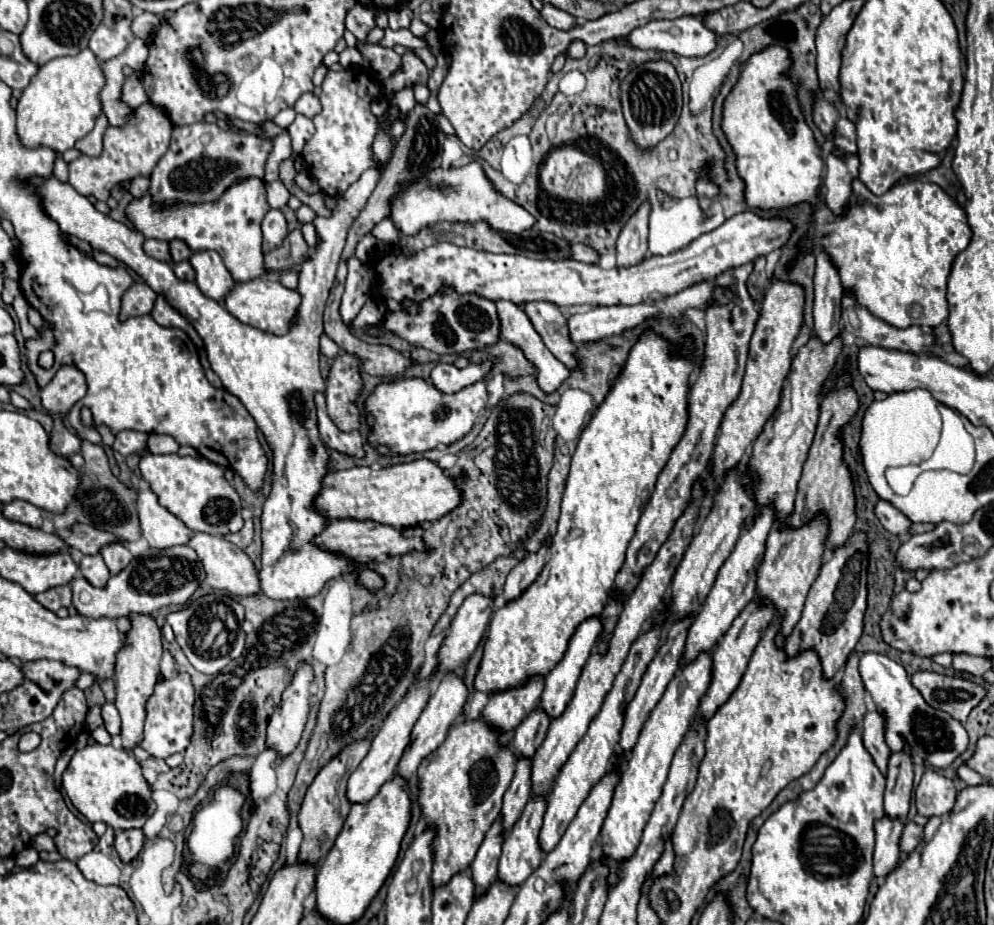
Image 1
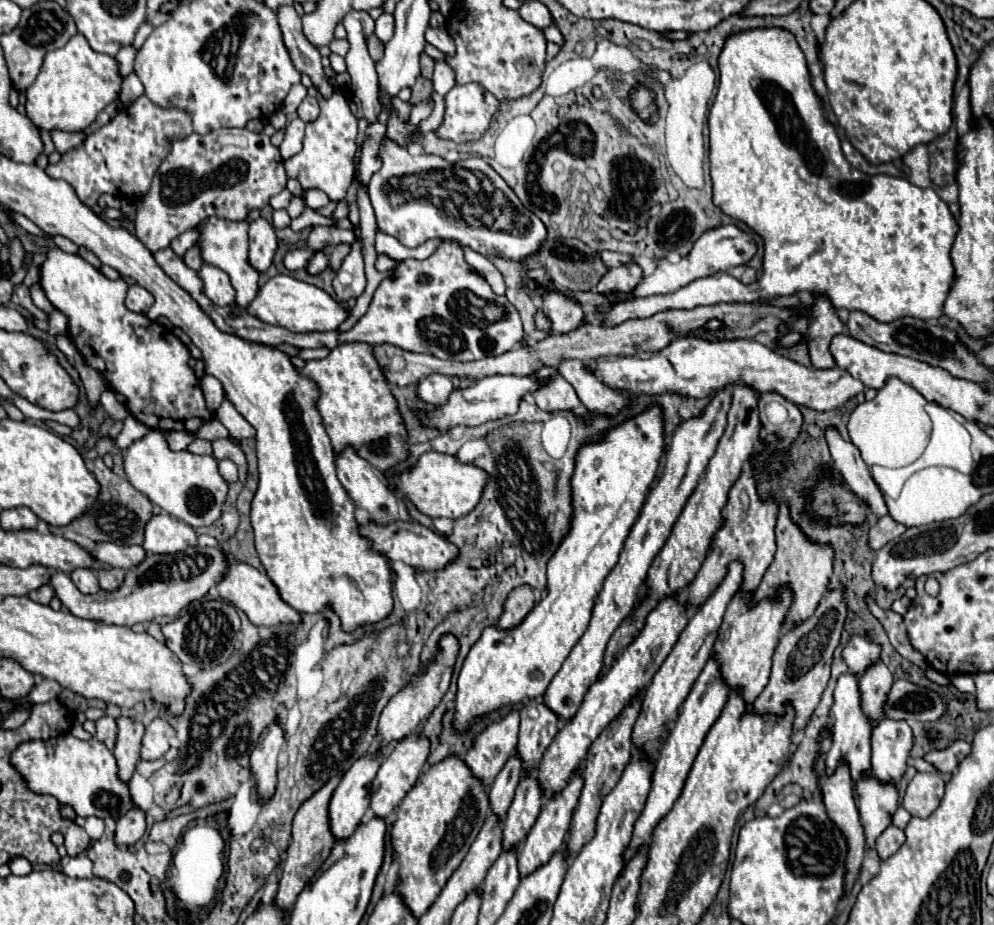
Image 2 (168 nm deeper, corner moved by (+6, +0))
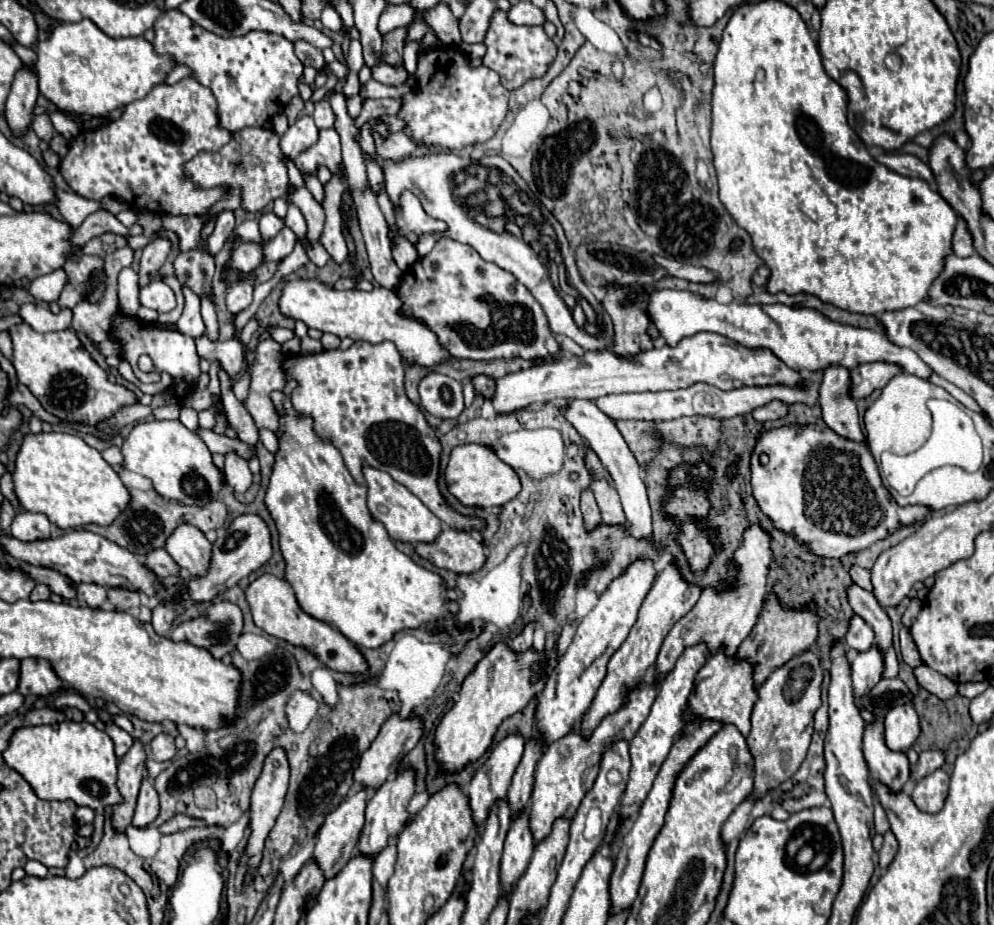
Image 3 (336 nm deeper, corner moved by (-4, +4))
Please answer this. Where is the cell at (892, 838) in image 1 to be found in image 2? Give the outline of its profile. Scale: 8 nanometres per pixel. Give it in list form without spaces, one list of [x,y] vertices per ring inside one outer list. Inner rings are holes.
[[[867,773],[855,781],[855,795],[867,847],[873,847],[875,839],[887,825],[891,825],[891,815],[897,809],[897,787],[893,783],[881,783],[877,777]]]

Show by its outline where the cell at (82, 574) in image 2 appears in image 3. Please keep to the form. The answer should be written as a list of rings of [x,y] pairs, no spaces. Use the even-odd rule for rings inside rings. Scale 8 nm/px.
[[[79,583],[77,599],[89,607],[101,607],[107,601],[107,589],[97,583]]]

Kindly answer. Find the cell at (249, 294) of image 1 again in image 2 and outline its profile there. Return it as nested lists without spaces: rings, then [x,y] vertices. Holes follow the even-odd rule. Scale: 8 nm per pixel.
[[[275,275],[271,277],[259,291],[257,297],[253,299],[253,303],[247,309],[253,317],[269,323],[269,325],[277,325],[277,327],[285,327],[293,333],[311,333],[311,331],[335,331],[347,317],[349,311],[335,301],[329,293],[325,293],[323,289],[309,285],[305,281],[299,281],[295,277],[289,275]]]

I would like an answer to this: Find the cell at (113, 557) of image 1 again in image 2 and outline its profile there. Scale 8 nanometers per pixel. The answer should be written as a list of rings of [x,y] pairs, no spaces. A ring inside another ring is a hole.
[[[103,567],[97,571],[97,577],[103,591],[115,591],[121,585],[121,579],[125,579],[125,571],[117,567]]]

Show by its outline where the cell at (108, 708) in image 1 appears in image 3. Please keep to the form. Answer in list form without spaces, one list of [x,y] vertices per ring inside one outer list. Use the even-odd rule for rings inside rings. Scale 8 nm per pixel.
[[[113,721],[105,723],[105,733],[113,739],[113,743],[115,743],[115,755],[121,759],[129,751],[129,747],[133,745],[133,737],[127,731],[123,731],[121,727],[117,727]]]

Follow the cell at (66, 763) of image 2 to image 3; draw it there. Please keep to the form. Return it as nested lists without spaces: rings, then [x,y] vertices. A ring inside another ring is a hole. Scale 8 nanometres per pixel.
[[[63,721],[43,727],[23,727],[15,731],[3,759],[9,767],[23,775],[39,799],[75,801],[91,809],[121,805],[123,797],[117,789],[117,757],[113,741],[87,721]]]

